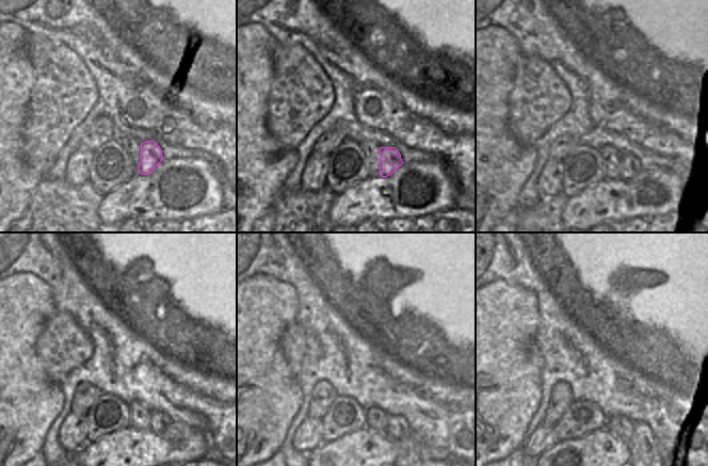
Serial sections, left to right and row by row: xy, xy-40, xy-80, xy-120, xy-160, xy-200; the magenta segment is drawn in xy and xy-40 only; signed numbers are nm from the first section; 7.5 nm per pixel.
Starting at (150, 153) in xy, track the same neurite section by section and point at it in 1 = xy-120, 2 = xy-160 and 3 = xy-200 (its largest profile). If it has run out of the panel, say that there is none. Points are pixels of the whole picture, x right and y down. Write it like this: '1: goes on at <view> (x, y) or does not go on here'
1: goes on at xy-120 (158, 421)
2: goes on at xy-160 (398, 429)
3: goes on at xy-200 (643, 448)

